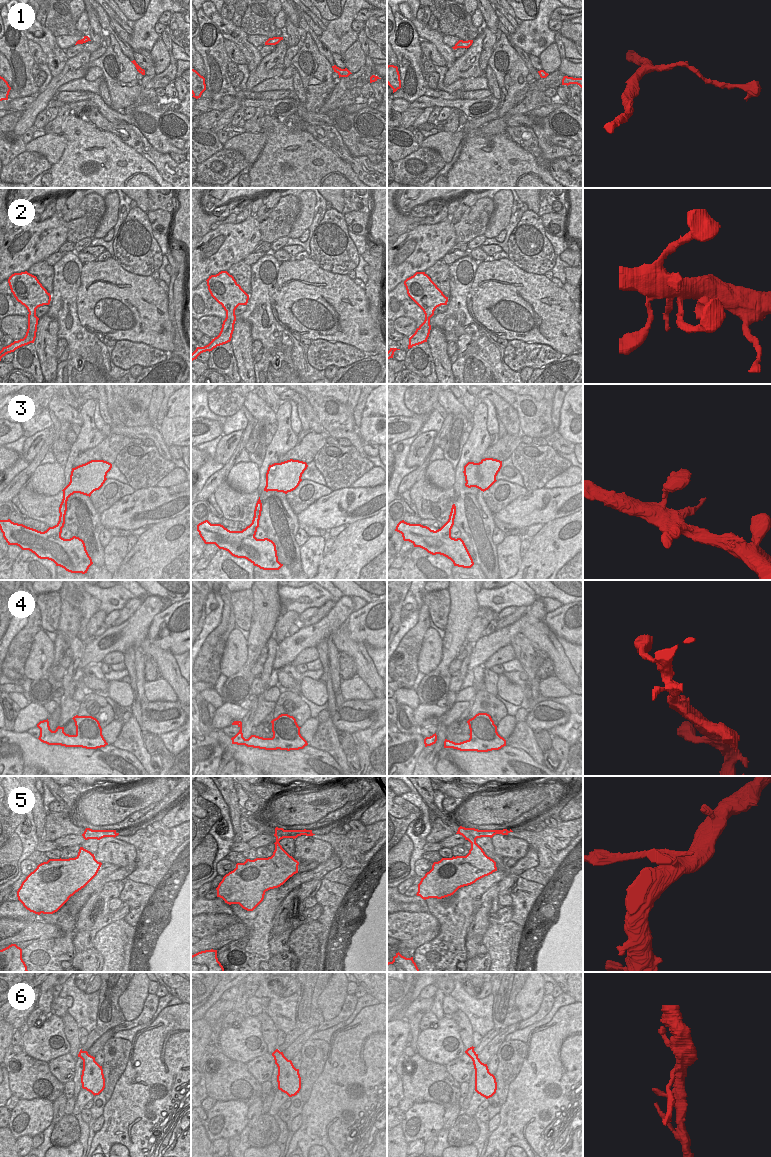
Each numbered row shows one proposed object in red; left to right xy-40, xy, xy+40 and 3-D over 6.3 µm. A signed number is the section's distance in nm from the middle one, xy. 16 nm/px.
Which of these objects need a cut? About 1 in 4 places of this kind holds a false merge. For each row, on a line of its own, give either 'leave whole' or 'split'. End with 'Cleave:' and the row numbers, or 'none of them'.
1: leave whole
2: leave whole
3: leave whole
4: leave whole
5: split
6: split
Cleave: 5, 6

